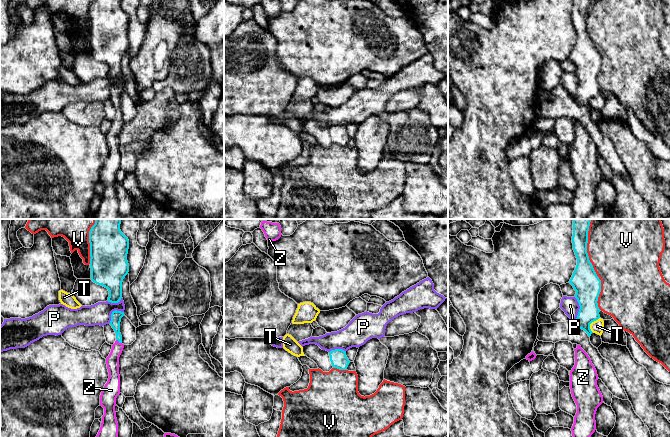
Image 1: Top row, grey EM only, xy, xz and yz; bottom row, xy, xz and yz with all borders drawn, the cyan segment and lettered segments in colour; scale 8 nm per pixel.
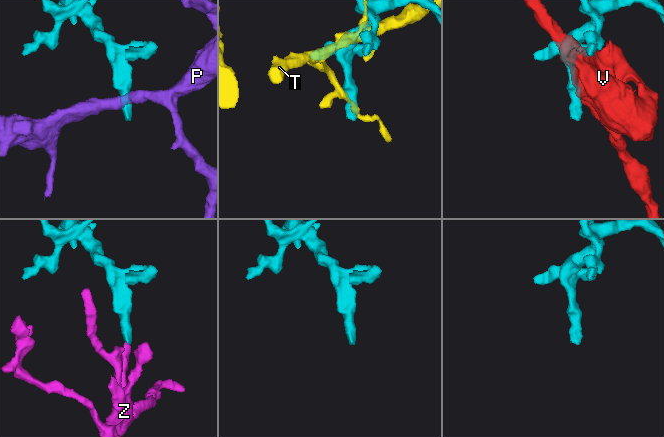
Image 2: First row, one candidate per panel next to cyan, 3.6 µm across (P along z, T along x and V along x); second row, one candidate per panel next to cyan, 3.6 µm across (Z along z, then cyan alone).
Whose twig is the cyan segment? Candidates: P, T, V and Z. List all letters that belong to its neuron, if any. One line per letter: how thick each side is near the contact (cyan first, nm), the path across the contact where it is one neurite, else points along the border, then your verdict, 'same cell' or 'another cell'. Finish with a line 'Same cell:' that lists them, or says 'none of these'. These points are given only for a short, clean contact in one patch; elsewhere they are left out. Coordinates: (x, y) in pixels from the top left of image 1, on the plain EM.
P: 220/140 nm | another cell
T: 190/100 nm | another cell
V: 220/480 nm | another cell
Z: 90/110 nm | across xy (116, 92), (119, 117), (112, 137) | same cell
Same cell: Z

